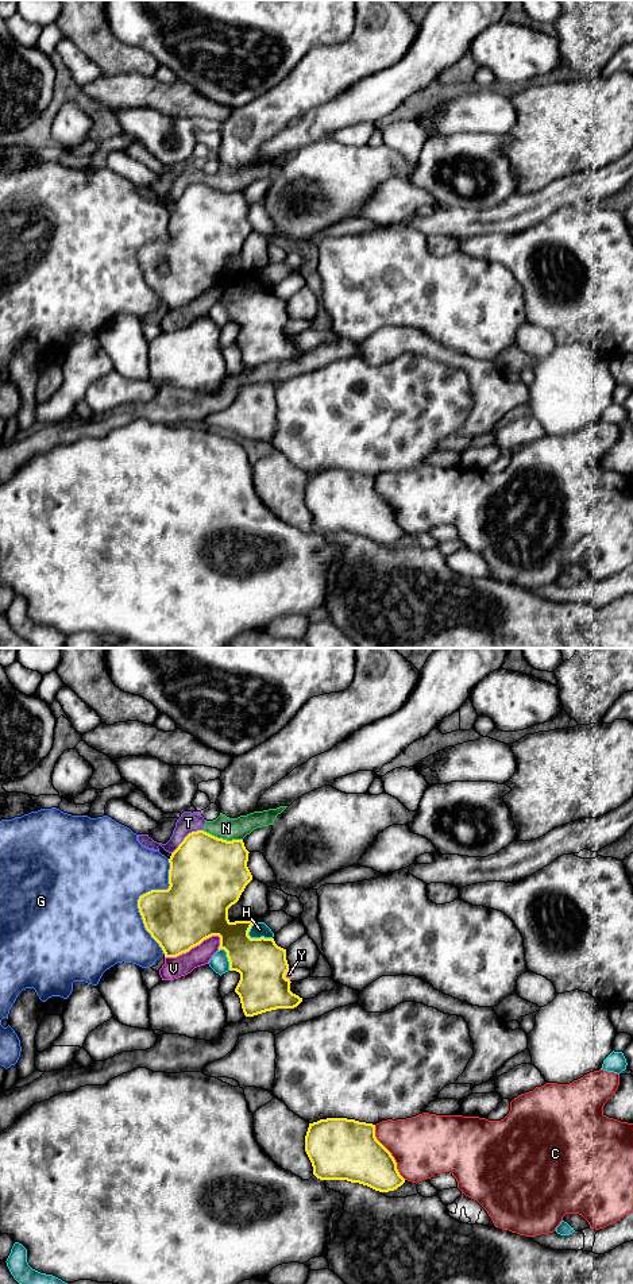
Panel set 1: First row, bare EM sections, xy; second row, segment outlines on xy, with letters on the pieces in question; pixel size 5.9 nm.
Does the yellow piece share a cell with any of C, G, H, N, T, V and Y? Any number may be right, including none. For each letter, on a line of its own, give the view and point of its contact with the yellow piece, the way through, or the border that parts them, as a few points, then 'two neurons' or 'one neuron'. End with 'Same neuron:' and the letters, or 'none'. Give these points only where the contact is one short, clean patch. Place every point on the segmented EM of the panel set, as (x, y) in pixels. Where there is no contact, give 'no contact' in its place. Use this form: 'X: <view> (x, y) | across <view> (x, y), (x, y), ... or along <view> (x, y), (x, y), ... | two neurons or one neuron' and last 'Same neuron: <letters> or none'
C: xy (389, 1152) | two neurons
G: xy (139, 897) | two neurons
H: xy (261, 937) | two neurons
N: xy (222, 839) | along xy (203, 831), (227, 840), (242, 840) | two neurons
T: xy (185, 837) | along xy (203, 829), (190, 832), (172, 853) | two neurons
V: xy (192, 947) | two neurons
Y: xy (285, 974) | two neurons
Same neuron: none

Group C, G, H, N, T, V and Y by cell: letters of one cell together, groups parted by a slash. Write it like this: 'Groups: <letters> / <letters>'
Groups: C / G / H / N T / V / Y

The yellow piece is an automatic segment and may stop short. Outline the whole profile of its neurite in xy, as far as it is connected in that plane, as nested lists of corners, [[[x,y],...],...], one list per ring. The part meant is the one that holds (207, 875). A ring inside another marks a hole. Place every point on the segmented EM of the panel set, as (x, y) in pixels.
[[[204,830],[192,832],[169,859],[169,888],[151,890],[140,895],[138,909],[146,930],[159,944],[165,957],[177,957],[200,945],[204,940],[219,936],[219,951],[224,949],[227,952],[229,971],[240,973],[235,992],[240,998],[243,1013],[246,1017],[254,1017],[277,1009],[294,1009],[302,1002],[302,998],[290,991],[292,982],[285,978],[289,971],[286,949],[278,946],[274,938],[251,938],[248,932],[256,924],[255,919],[235,922],[228,919],[228,909],[239,901],[246,886],[252,880],[252,875],[247,867],[248,853],[243,840],[227,841]]]

